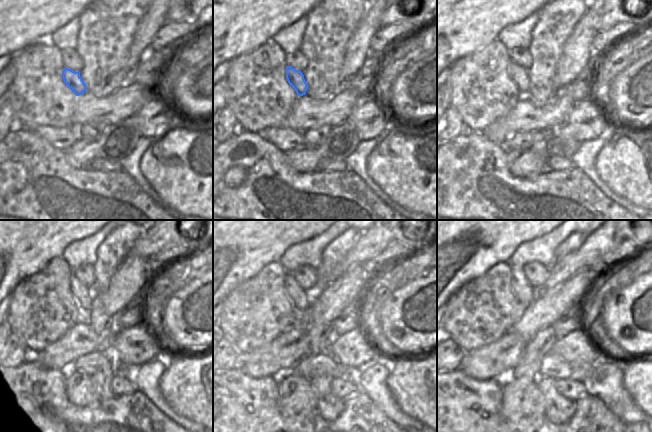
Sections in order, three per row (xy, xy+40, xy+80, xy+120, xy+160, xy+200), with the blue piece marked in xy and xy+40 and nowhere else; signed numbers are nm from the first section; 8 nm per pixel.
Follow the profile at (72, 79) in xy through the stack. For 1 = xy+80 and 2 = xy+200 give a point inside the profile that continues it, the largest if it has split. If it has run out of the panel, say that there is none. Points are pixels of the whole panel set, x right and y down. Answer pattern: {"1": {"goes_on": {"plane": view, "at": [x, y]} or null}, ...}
{"1": {"goes_on": {"plane": "xy+80", "at": [518, 75]}}, "2": {"goes_on": {"plane": "xy+200", "at": [523, 291]}}}

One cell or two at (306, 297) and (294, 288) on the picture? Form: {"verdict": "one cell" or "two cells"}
{"verdict": "one cell"}

